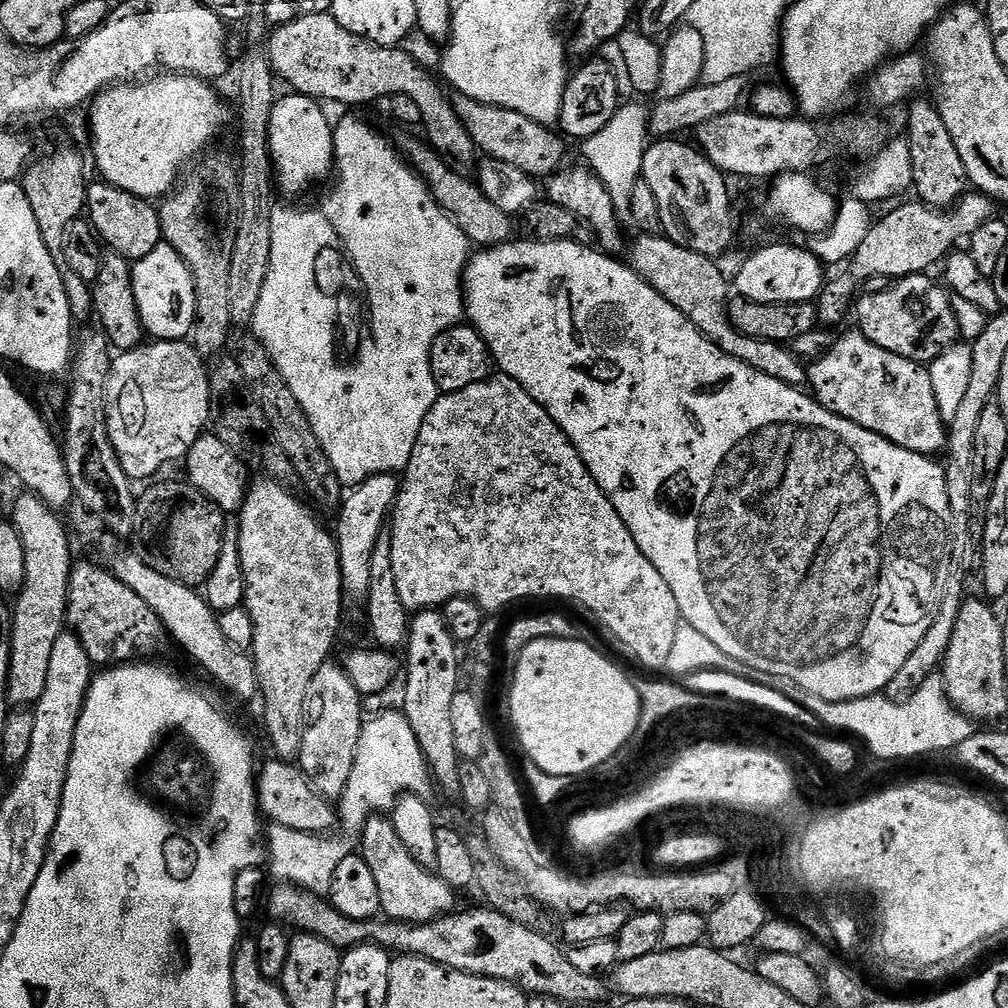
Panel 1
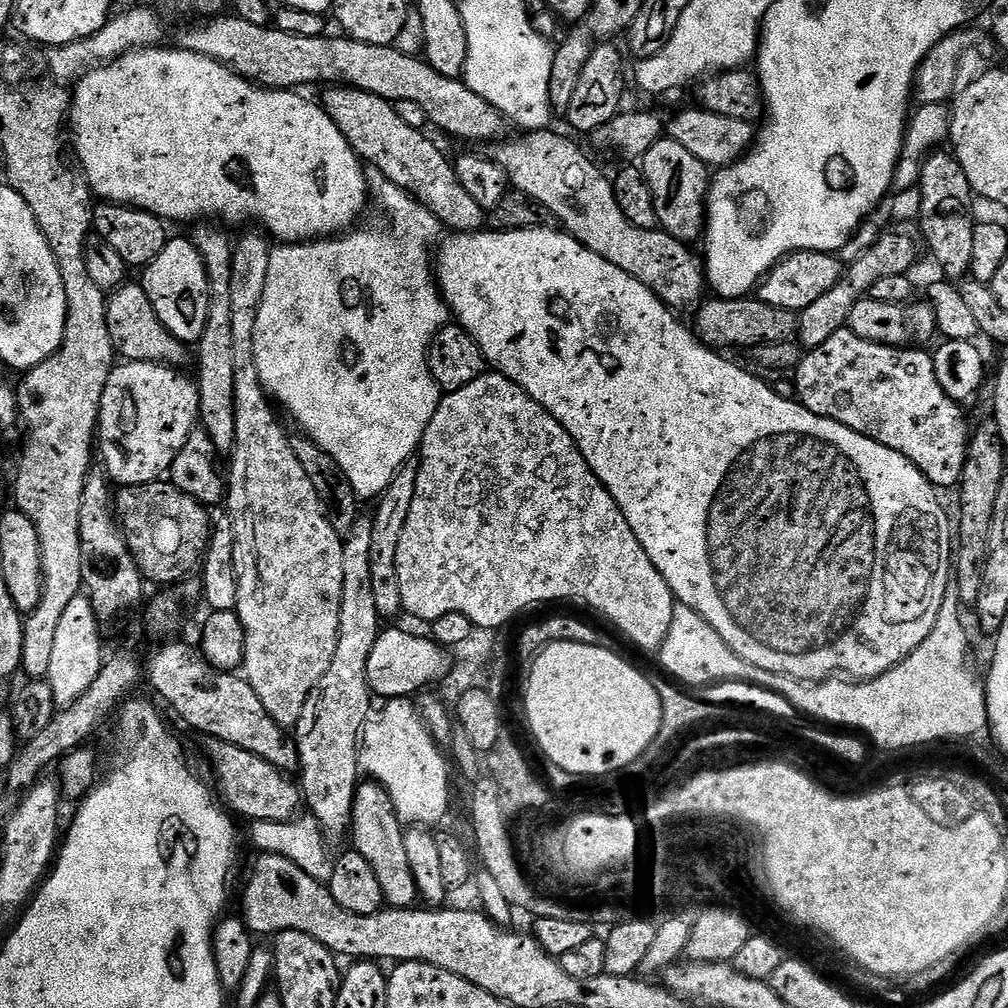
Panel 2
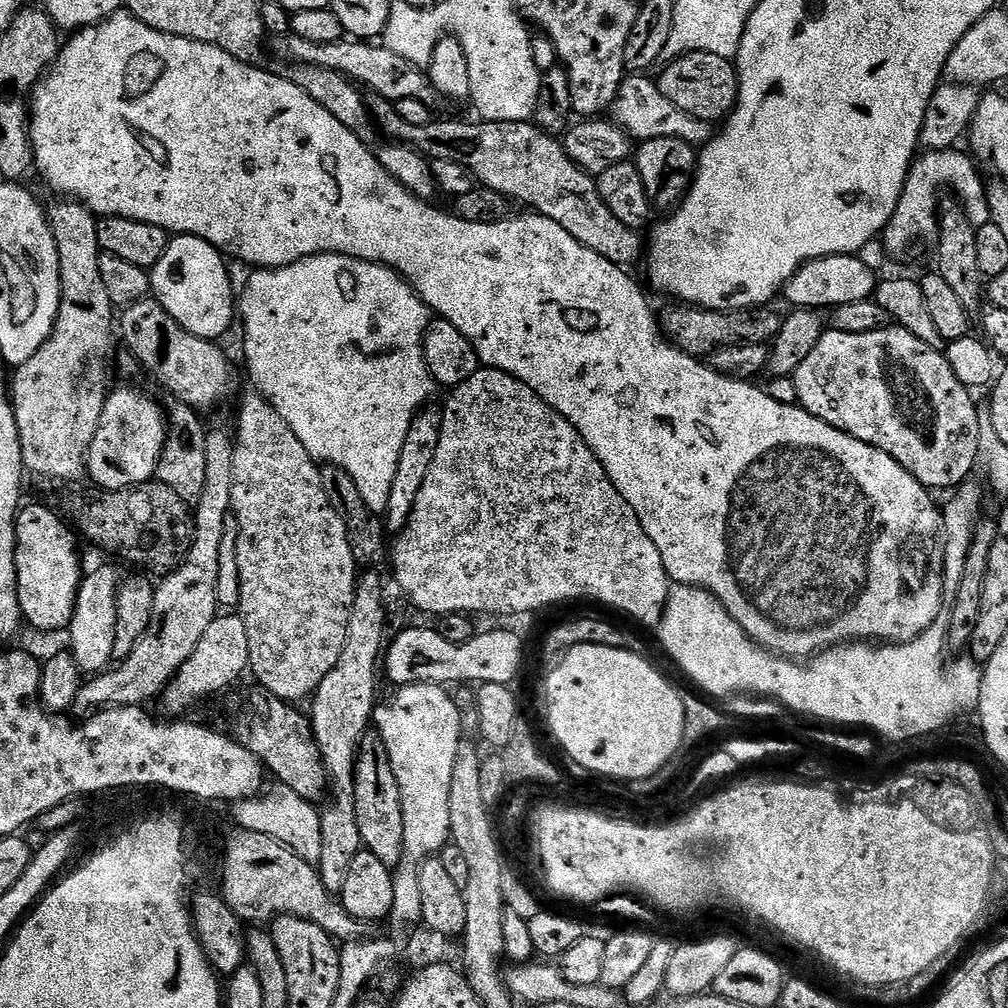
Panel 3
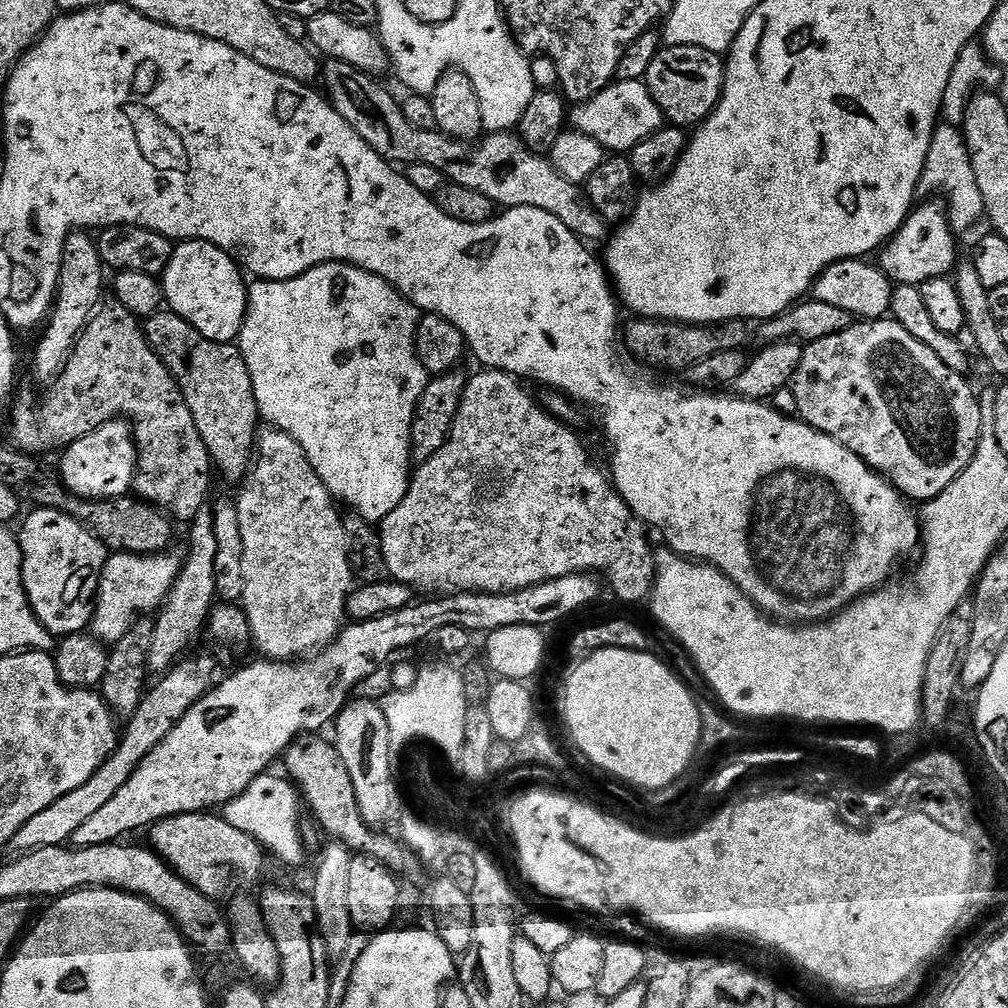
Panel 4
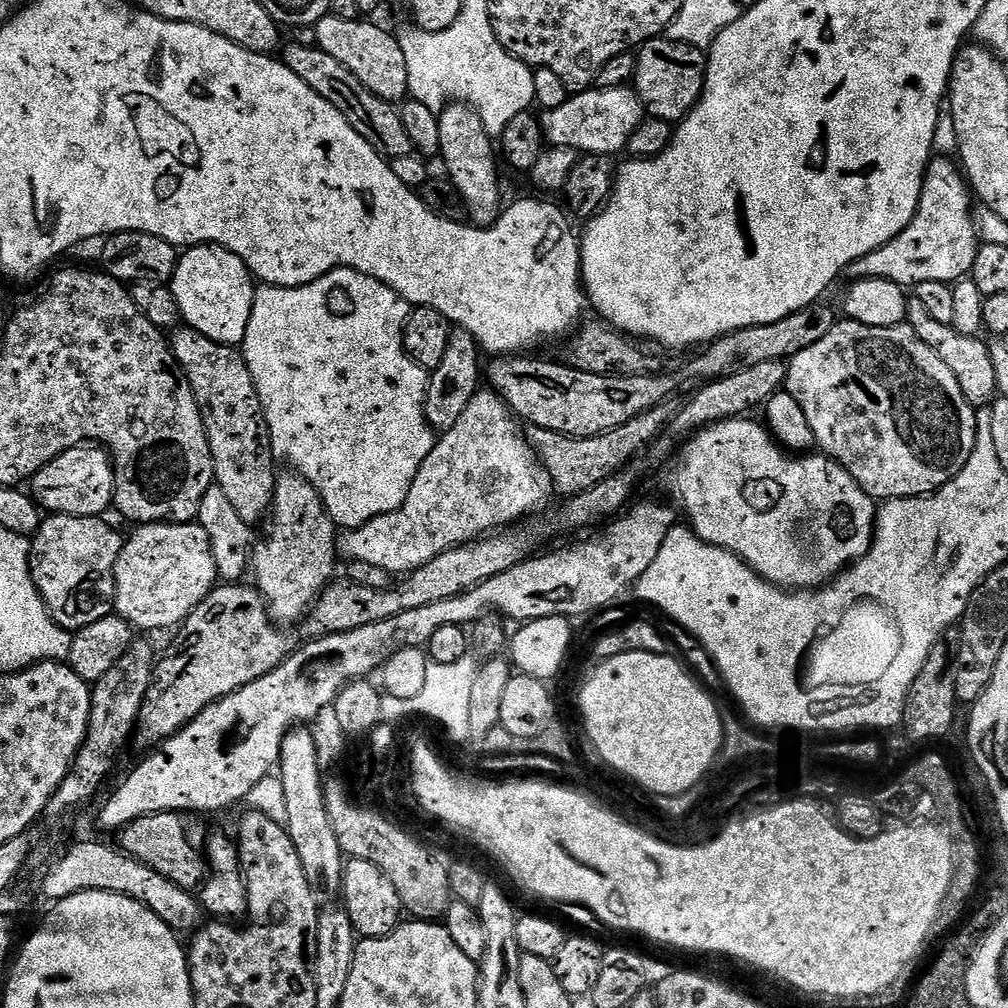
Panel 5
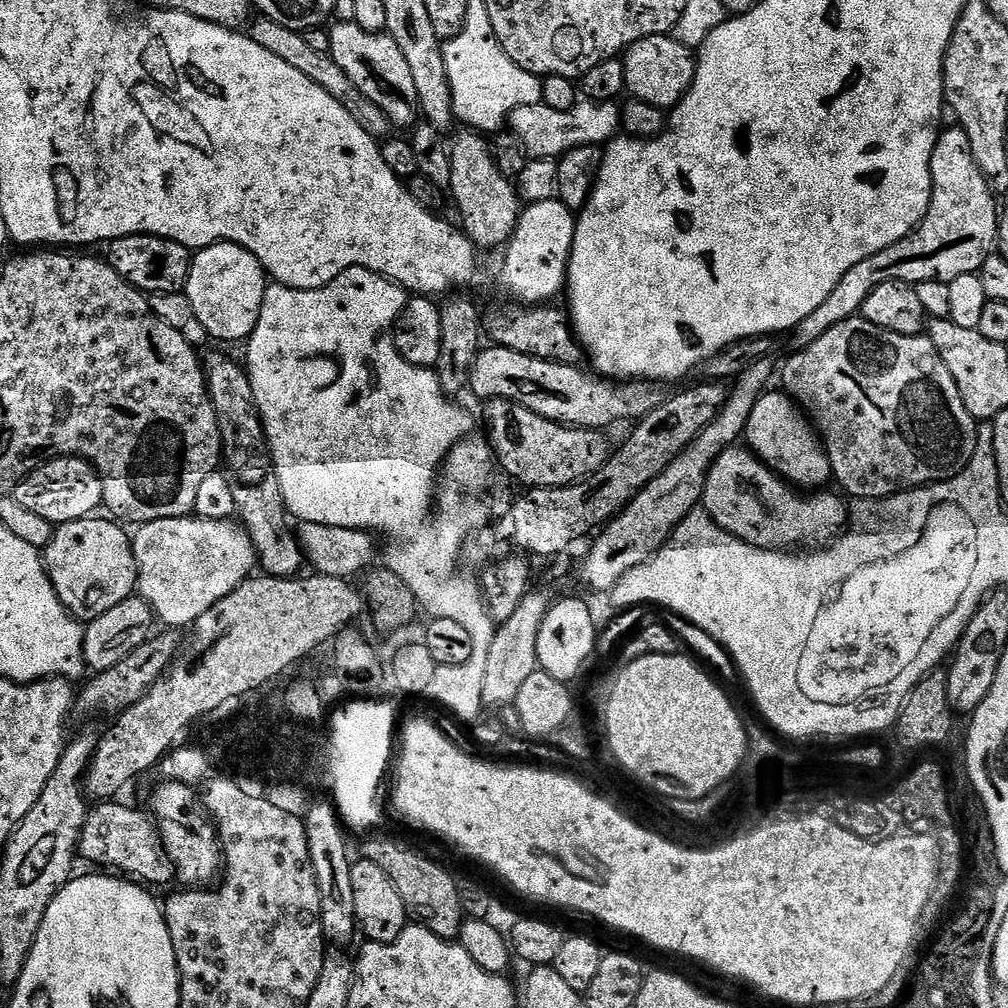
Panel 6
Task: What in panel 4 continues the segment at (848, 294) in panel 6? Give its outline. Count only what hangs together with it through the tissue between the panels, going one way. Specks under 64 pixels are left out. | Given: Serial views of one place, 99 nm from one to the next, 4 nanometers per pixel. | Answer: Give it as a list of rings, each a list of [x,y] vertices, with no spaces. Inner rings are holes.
[[[928,198],[920,203],[913,207],[905,218],[904,225],[878,252],[879,268],[896,284],[919,286],[930,280],[939,280],[947,277],[958,263],[958,255],[956,256],[958,236],[948,221],[947,207],[936,198]]]

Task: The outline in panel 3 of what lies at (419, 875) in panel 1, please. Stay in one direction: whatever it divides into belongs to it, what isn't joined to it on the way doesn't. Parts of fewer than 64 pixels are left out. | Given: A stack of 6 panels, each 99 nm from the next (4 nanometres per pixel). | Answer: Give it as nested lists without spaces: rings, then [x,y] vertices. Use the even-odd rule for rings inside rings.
[[[369,730],[364,733],[356,755],[356,777],[354,778],[354,802],[360,843],[374,858],[386,862],[393,870],[399,869],[404,859],[404,823],[402,822],[402,794],[398,790],[398,778],[390,766],[386,746],[380,733]]]

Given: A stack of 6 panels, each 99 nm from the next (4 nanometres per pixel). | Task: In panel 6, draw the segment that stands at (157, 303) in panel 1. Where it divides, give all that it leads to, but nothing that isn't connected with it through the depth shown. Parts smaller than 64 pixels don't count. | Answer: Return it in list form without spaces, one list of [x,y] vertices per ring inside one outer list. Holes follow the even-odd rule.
[[[217,242],[201,248],[193,255],[188,275],[186,295],[194,314],[206,326],[209,337],[215,340],[247,341],[262,314],[264,295],[270,286],[269,277],[260,260],[237,244]]]

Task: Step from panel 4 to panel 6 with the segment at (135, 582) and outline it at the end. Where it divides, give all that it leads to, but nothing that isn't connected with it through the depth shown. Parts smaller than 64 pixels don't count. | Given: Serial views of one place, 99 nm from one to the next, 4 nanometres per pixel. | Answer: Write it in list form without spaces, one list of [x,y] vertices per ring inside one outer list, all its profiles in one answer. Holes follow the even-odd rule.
[[[195,515],[162,518],[139,525],[135,532],[131,542],[136,559],[139,599],[148,603],[159,623],[161,620],[164,626],[172,630],[184,630],[195,624],[199,616],[210,610],[210,606],[222,602],[226,594],[234,591],[243,580],[249,579],[258,568],[258,555],[250,534],[243,524],[231,519],[203,520]]]

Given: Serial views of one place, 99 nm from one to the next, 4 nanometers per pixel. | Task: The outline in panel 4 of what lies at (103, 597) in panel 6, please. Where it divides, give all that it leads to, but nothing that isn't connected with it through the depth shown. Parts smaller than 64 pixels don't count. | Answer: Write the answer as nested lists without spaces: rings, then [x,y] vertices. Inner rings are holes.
[[[33,507],[31,511],[28,517],[23,517],[24,525],[18,528],[18,539],[22,550],[22,582],[32,613],[53,637],[63,638],[83,633],[91,625],[100,575],[110,552],[91,529],[65,512],[57,508],[38,507]]]

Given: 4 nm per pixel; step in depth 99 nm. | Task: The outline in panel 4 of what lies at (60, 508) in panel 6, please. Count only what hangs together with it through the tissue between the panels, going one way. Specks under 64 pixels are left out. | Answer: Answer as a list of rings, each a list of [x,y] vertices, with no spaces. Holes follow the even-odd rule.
[[[121,418],[111,420],[98,426],[90,434],[78,438],[74,443],[63,449],[61,460],[58,460],[60,479],[69,492],[84,500],[113,500],[119,496],[129,495],[136,483],[136,442],[129,421]]]

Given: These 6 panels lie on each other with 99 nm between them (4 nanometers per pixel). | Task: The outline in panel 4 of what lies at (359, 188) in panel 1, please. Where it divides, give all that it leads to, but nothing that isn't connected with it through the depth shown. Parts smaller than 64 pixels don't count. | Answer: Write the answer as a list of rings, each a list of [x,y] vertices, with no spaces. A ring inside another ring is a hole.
[[[323,264],[306,270],[298,278],[289,280],[257,279],[248,290],[248,309],[244,315],[244,325],[238,337],[238,347],[246,366],[250,370],[250,382],[254,382],[254,398],[258,402],[260,419],[265,425],[284,431],[302,446],[310,465],[317,471],[318,478],[325,483],[331,496],[345,509],[373,522],[383,520],[394,506],[406,498],[408,481],[414,471],[412,458],[411,423],[415,410],[430,381],[428,372],[418,362],[416,353],[416,327],[422,315],[420,309],[402,295],[397,288],[390,286],[382,278],[352,264]]]

